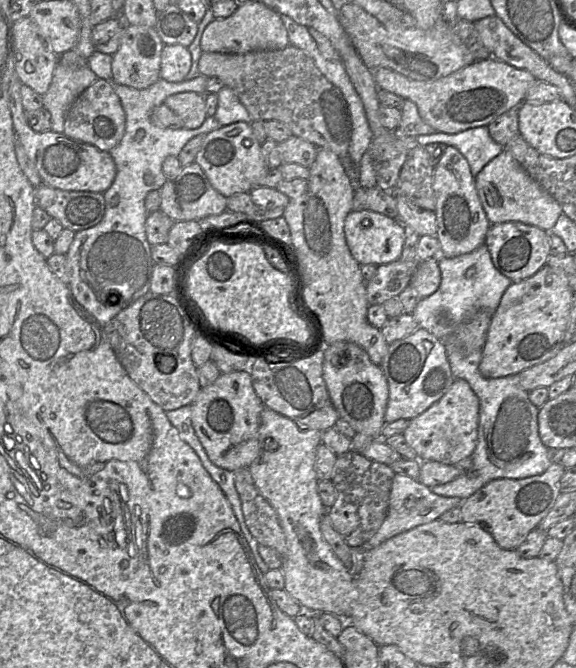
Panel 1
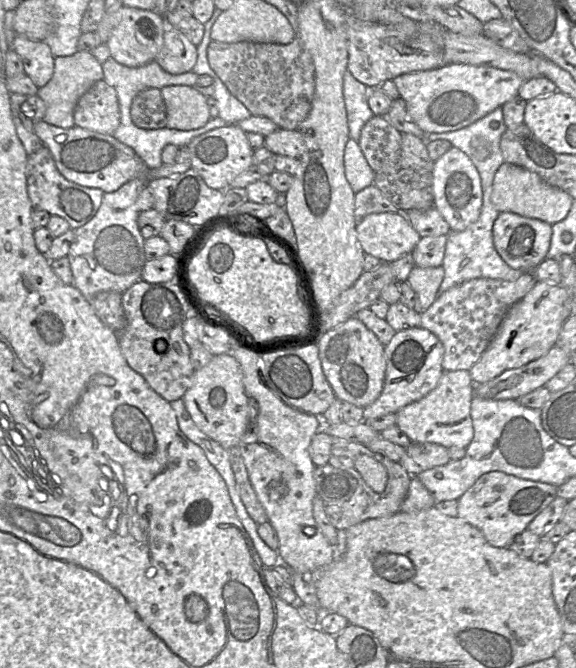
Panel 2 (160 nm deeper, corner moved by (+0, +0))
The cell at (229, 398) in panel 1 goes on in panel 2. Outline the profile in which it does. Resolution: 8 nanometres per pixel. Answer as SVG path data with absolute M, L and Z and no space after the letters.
M214 355L206 366L195 370L182 400L194 423L208 437L226 450L240 446L250 429L249 401L243 384L242 368L233 356Z

